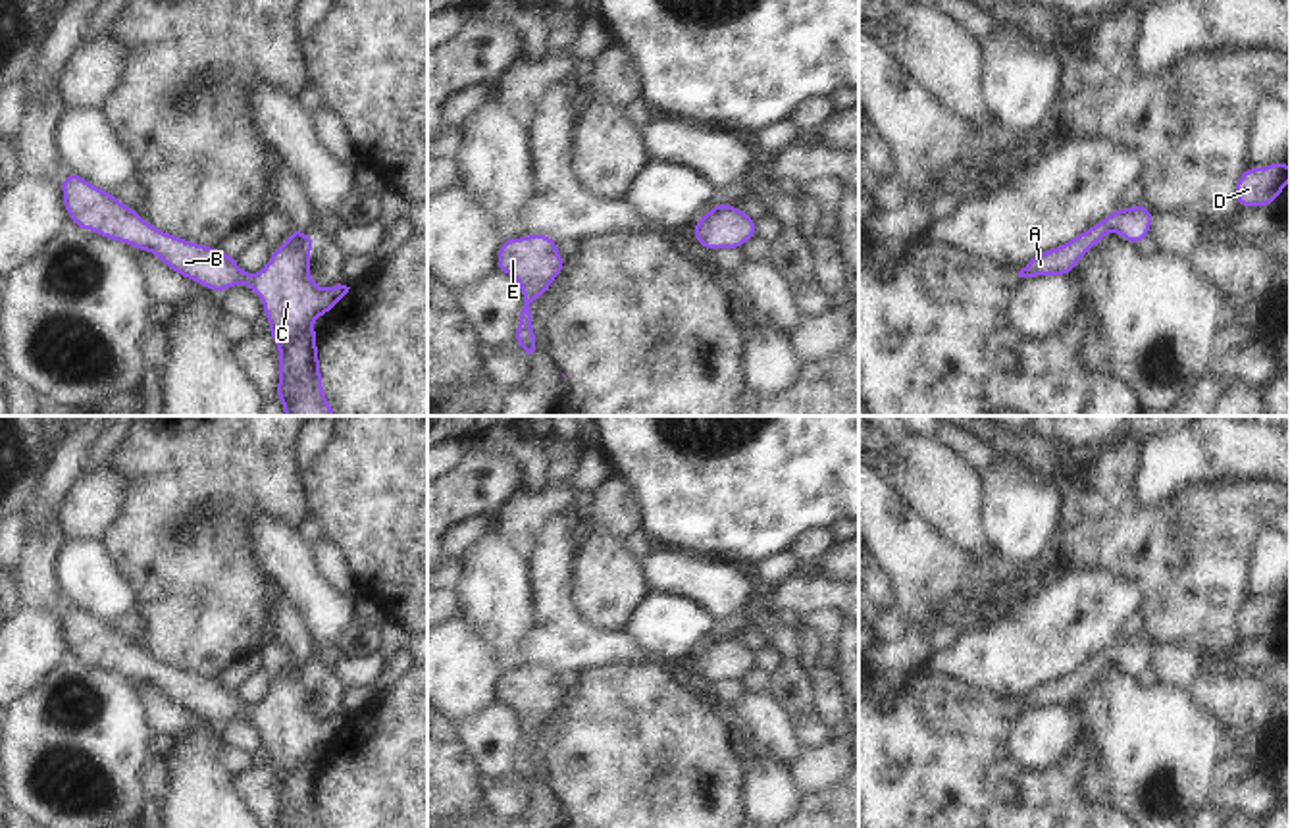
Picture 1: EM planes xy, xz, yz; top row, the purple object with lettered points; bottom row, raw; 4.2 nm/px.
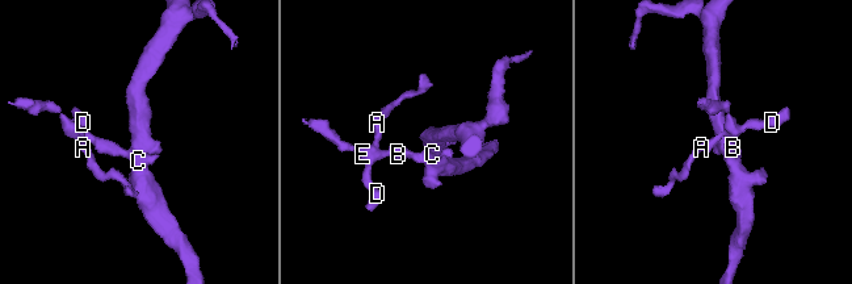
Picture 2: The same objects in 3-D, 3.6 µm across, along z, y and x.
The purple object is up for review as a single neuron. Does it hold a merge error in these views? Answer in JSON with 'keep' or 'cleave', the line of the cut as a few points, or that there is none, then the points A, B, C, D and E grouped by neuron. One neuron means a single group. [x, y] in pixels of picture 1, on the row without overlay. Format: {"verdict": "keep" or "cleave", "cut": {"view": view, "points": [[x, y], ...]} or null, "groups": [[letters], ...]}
{"verdict": "keep", "cut": null, "groups": [["A", "B", "C", "D", "E"]]}

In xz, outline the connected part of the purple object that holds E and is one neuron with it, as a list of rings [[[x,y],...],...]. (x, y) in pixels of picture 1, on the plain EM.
[[[531,664],[526,670],[504,670],[499,686],[497,699],[520,714],[524,739],[520,743],[514,772],[529,791],[539,782],[535,778],[535,763],[531,759],[529,736],[549,722],[549,716],[564,701],[566,693],[558,686],[558,674],[543,664]]]

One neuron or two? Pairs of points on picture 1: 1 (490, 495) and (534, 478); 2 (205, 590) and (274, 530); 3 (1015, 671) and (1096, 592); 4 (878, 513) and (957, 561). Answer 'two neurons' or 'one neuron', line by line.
1: two neurons
2: two neurons
3: one neuron
4: one neuron

